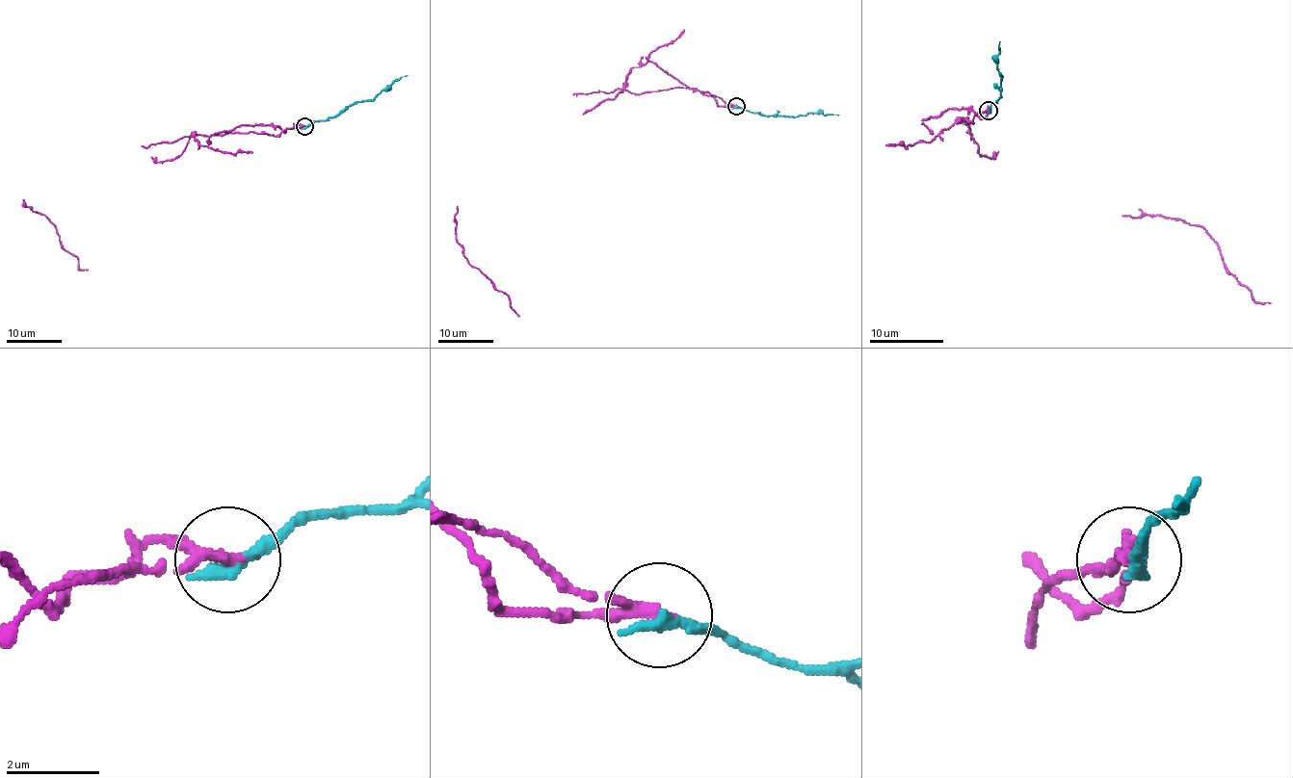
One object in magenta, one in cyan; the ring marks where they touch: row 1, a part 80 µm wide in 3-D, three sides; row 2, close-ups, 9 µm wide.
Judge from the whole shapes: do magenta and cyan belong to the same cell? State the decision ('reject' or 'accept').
reject

